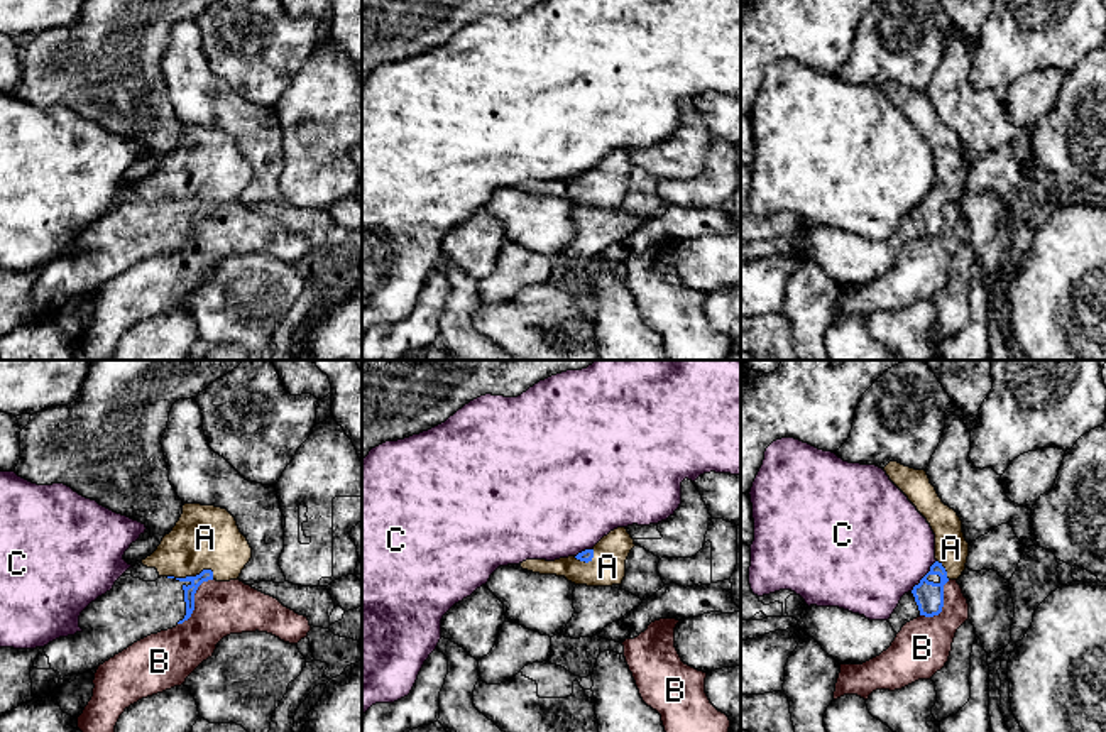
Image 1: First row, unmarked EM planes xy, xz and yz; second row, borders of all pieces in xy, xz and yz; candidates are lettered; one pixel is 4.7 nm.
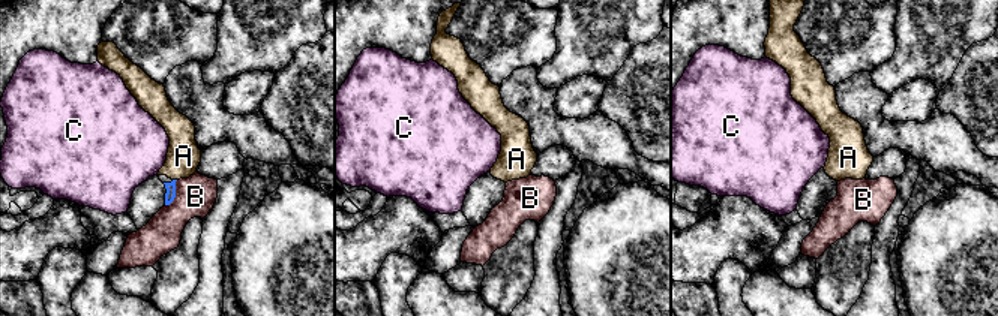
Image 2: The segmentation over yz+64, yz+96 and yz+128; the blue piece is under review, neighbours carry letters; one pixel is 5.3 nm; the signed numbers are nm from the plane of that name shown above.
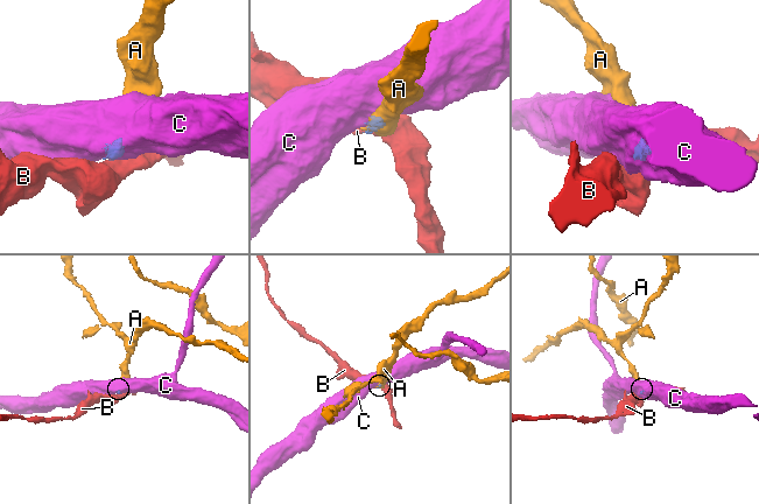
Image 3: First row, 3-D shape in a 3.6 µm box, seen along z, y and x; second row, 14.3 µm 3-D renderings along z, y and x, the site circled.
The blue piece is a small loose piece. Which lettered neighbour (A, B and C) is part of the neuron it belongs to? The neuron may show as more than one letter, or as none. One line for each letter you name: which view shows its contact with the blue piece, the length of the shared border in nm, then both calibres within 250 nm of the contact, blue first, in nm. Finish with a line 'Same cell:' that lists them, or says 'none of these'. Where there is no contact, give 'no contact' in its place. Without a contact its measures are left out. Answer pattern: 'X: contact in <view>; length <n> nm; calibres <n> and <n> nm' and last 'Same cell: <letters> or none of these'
A: contact in xy; length 220 nm; calibres 60 and 300 nm
Same cell: A

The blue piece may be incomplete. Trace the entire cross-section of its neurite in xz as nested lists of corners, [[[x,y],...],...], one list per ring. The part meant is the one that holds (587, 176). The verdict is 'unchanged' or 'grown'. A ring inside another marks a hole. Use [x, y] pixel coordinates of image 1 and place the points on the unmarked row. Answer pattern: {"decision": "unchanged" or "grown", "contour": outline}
{"decision": "grown", "contour": [[[617,149],[604,157],[592,171],[577,178],[555,183],[526,181],[523,191],[539,196],[565,198],[575,206],[612,208],[621,206],[626,198],[626,181],[634,169],[634,161],[626,149]]]}

